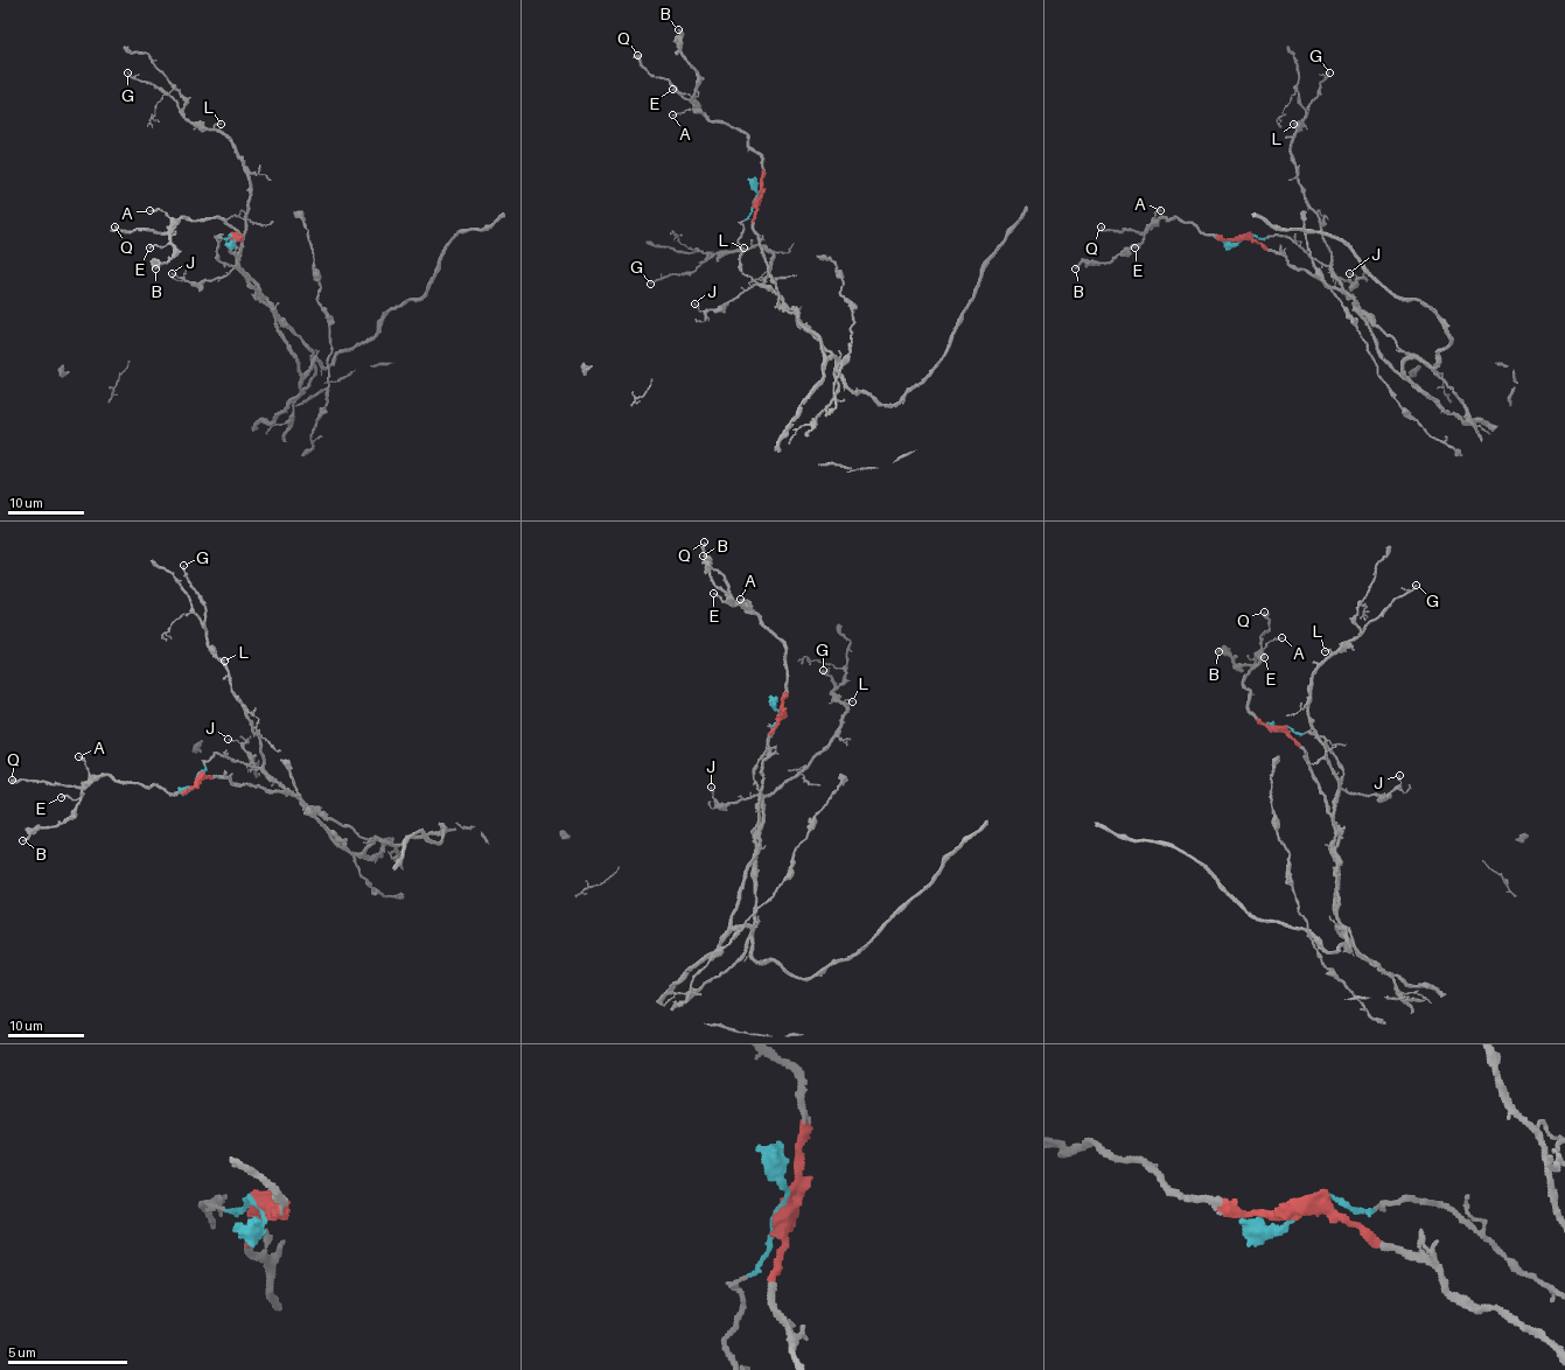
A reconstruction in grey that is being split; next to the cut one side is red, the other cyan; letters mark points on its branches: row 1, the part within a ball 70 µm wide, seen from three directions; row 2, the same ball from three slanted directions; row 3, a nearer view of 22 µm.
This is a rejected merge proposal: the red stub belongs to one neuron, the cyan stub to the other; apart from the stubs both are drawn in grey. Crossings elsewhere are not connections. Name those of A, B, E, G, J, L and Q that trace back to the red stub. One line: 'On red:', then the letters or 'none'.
On red: A, B, E, Q

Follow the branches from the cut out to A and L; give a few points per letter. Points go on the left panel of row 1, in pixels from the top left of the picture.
A: (232, 238), (238, 238), (238, 233), (222, 218), (189, 221), (158, 209), (148, 211)
L: (232, 238), (216, 238), (217, 259), (231, 265), (244, 238), (250, 184), (244, 160), (214, 127), (222, 123)

